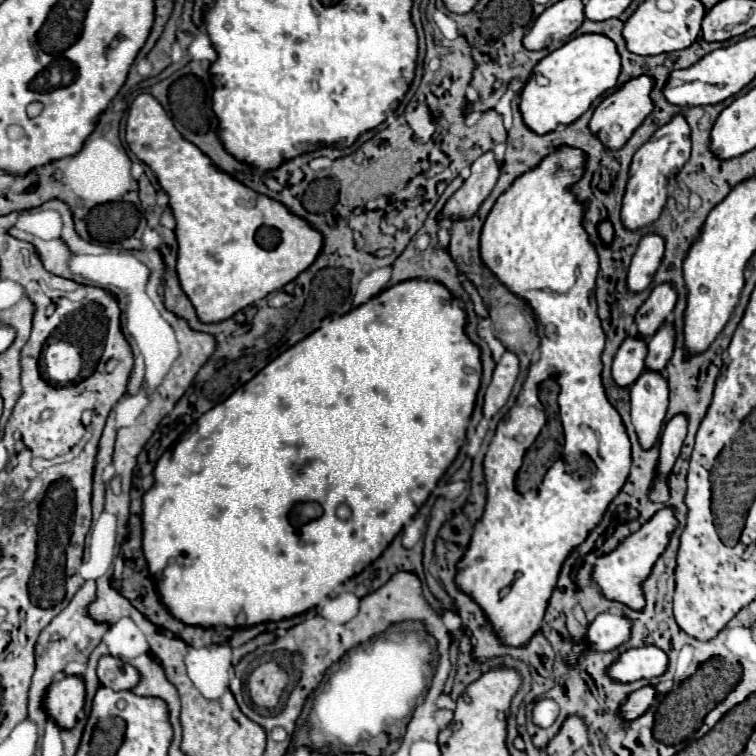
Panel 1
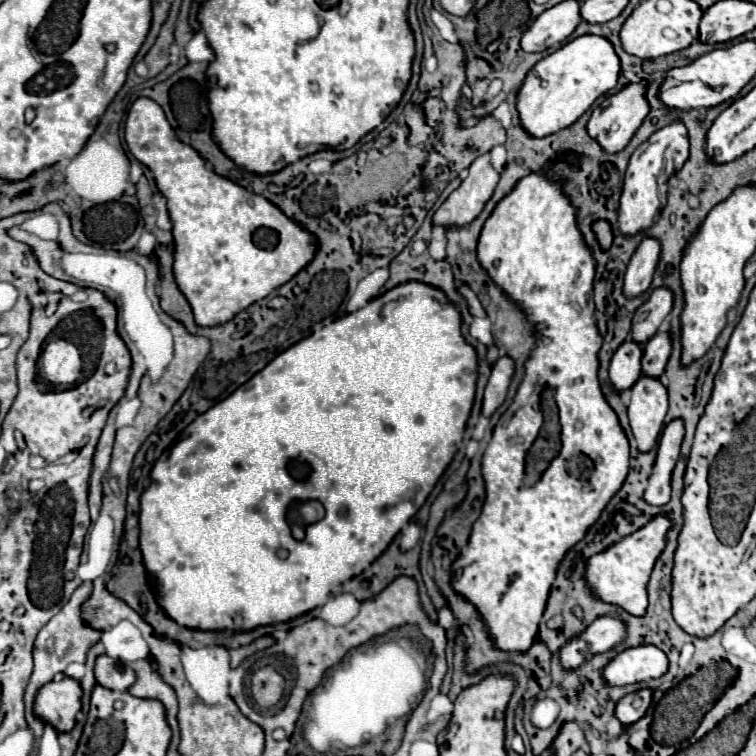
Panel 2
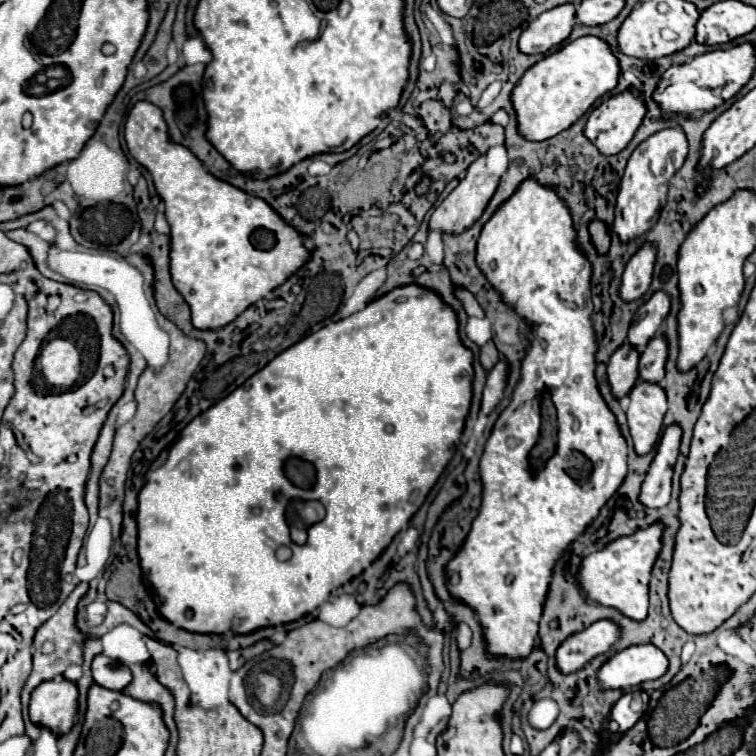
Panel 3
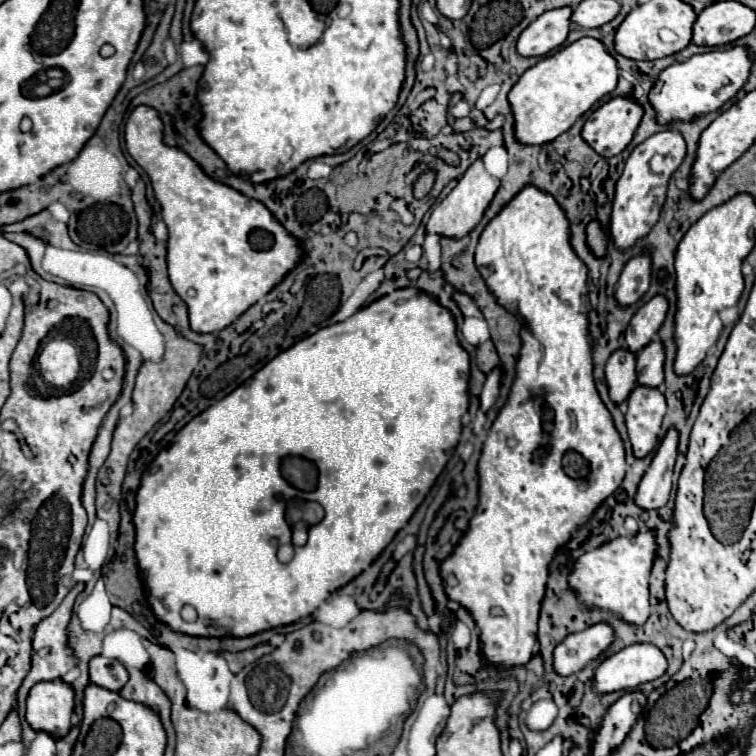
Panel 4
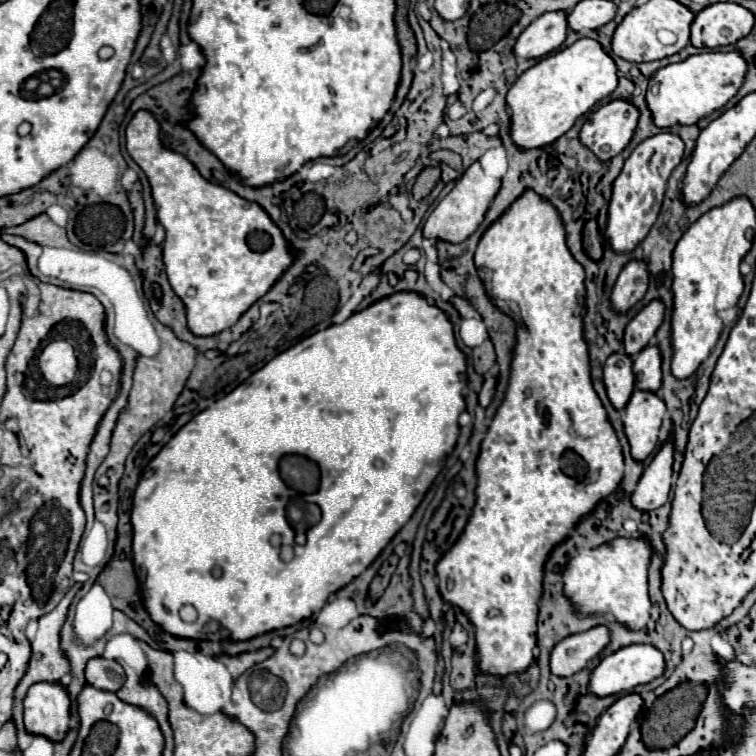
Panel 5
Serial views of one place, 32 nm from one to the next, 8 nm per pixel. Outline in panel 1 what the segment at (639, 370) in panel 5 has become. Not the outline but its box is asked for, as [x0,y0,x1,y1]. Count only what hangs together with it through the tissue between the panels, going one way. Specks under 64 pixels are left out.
[646,322,676,372]

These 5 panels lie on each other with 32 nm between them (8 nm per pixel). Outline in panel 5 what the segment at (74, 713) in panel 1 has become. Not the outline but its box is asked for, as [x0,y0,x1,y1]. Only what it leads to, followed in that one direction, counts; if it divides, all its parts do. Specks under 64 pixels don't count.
[24,682,70,742]

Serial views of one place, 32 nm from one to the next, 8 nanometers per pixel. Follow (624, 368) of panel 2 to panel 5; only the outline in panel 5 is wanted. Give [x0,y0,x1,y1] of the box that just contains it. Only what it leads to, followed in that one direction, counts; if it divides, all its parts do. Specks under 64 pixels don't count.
[604,352,634,410]

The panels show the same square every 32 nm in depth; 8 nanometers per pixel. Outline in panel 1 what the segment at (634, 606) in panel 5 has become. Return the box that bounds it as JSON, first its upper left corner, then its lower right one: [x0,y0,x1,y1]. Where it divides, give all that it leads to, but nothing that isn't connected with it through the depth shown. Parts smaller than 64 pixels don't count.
[594,508,678,610]

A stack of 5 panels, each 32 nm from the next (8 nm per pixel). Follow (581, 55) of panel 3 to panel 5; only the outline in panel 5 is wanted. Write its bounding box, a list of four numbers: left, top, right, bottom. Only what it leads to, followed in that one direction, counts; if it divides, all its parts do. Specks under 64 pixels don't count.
[506,38,618,148]

